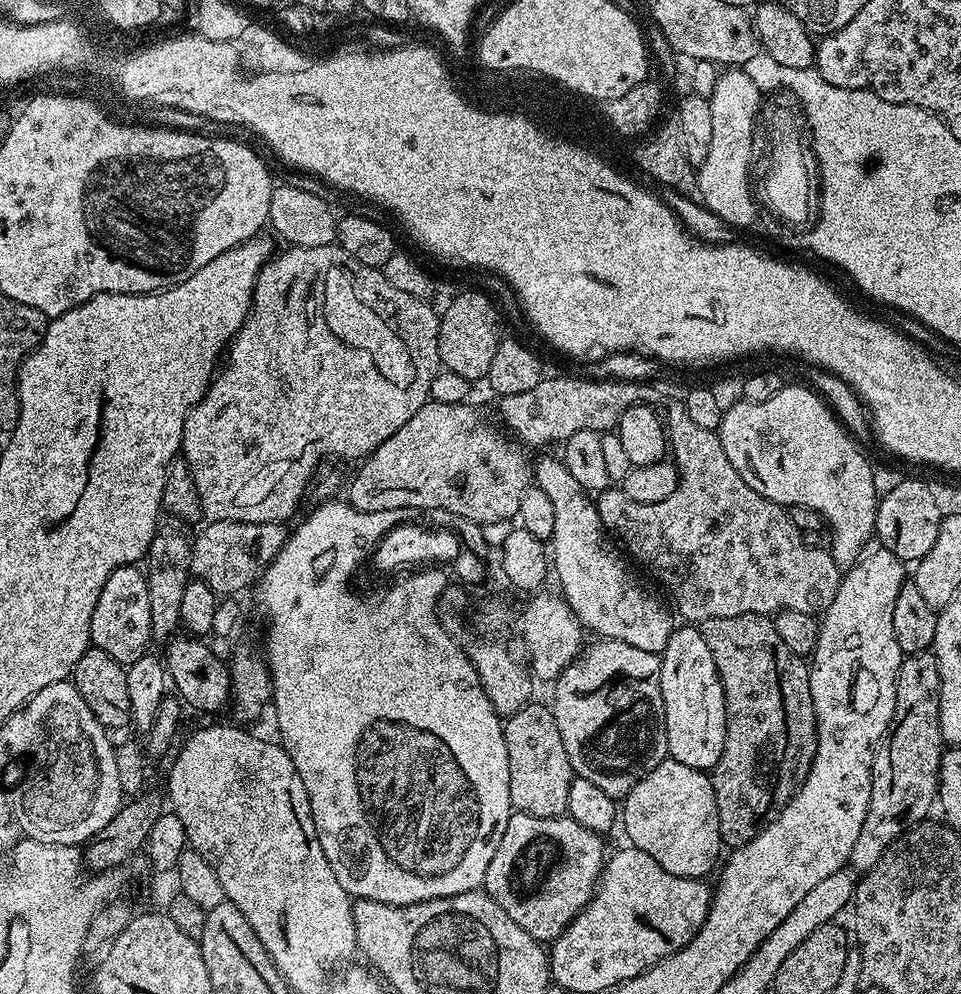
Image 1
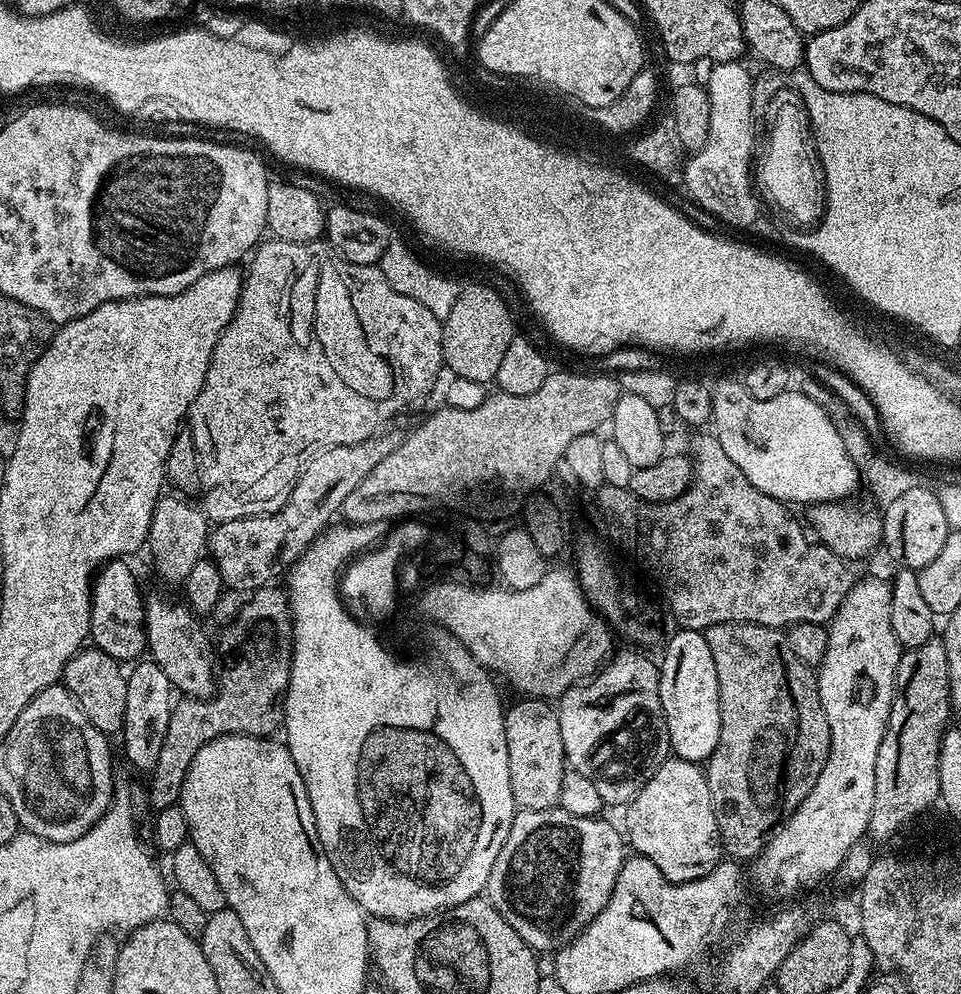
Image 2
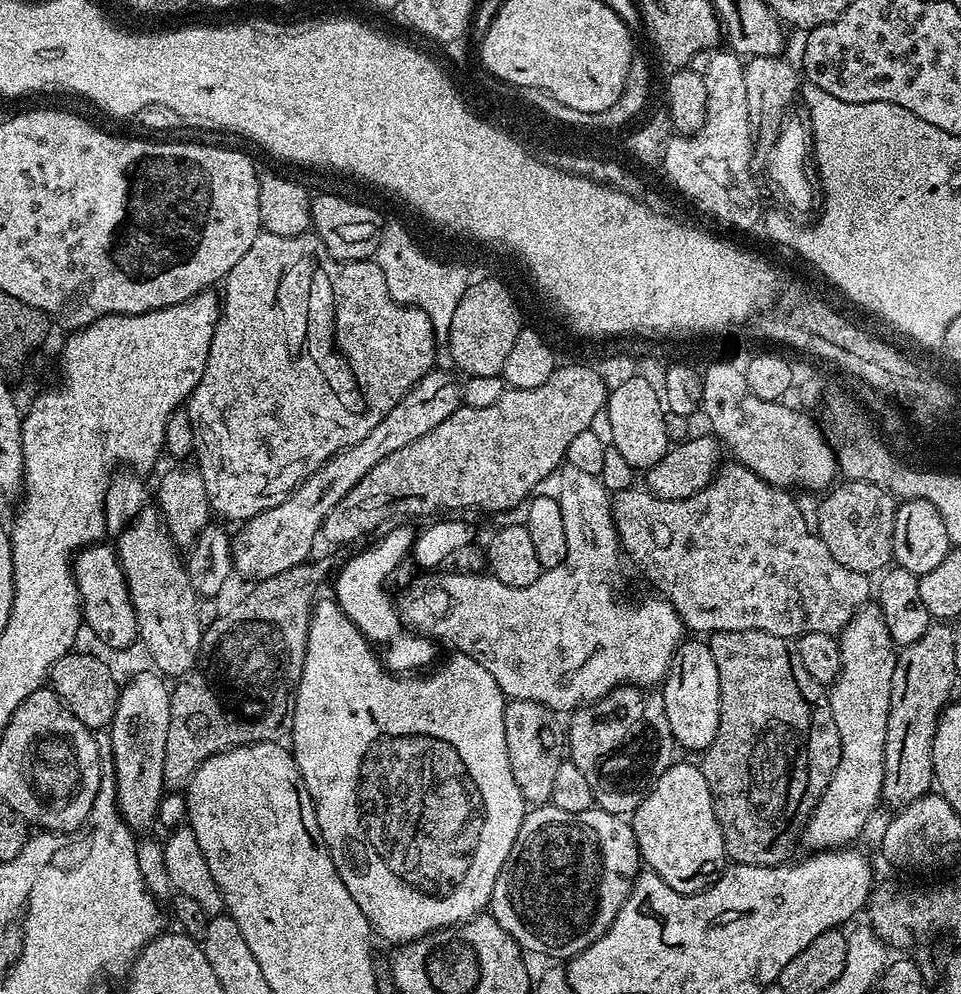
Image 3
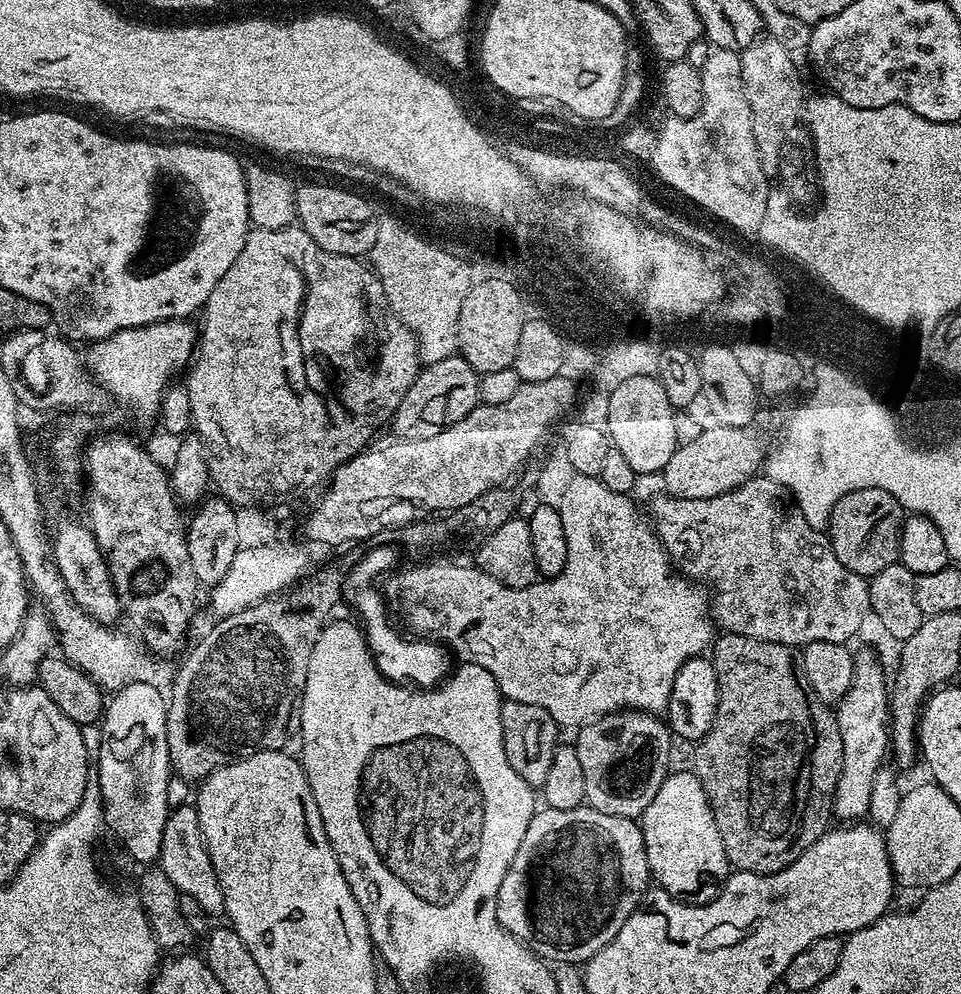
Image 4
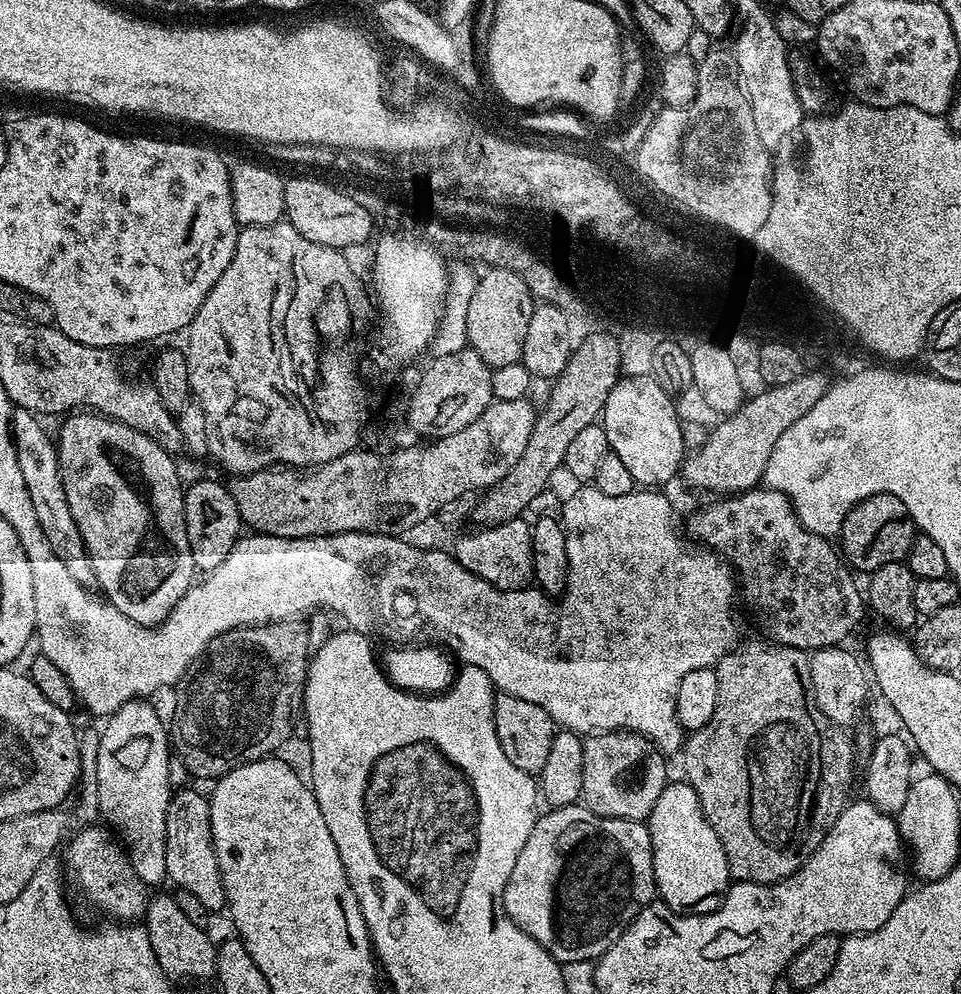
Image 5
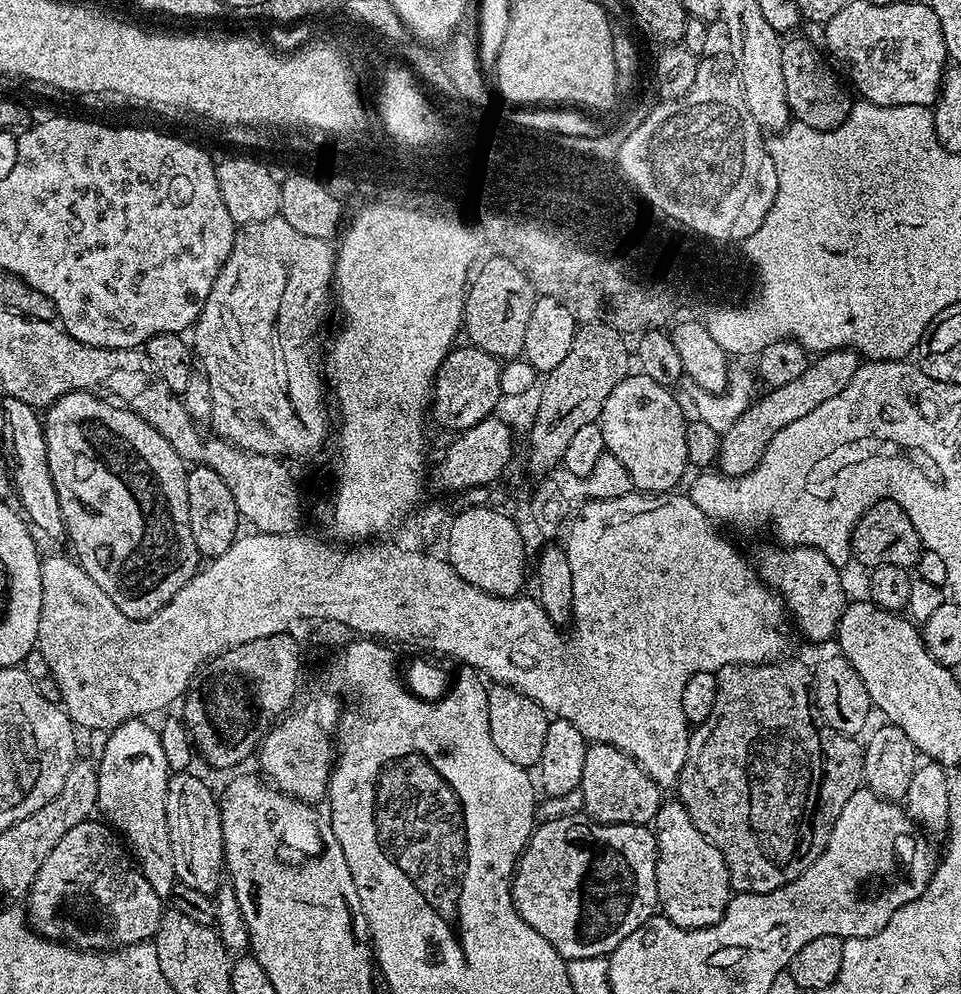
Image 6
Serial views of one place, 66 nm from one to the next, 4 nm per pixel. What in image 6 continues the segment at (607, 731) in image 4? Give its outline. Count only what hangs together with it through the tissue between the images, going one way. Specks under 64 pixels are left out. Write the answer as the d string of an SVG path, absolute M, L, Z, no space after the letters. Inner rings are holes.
M589 743L586 766L582 766L579 792L584 799L583 811L599 824L651 825L662 803L662 789L644 773L632 756L609 744Z

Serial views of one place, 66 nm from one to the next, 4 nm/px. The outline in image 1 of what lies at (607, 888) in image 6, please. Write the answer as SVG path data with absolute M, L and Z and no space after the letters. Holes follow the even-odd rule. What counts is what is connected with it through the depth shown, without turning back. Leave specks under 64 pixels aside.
M513 811L506 834L486 866L483 891L498 902L530 938L541 942L557 940L566 926L591 902L604 868L606 851L601 833L578 826L565 814L558 818L534 818Z

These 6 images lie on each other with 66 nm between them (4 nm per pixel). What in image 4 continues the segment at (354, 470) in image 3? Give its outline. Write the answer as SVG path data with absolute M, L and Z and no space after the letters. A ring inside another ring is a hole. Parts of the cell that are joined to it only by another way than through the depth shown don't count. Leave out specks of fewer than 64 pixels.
M459 354L423 365L402 402L398 402L390 428L397 432L397 437L410 440L442 434L442 430L454 426L454 422L462 422L462 418L466 418L466 414L480 403L480 378L481 373L476 372L469 360Z

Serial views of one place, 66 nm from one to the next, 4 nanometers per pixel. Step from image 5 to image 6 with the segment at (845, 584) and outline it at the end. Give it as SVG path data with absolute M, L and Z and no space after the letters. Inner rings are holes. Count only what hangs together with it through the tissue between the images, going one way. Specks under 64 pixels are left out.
M803 546L785 550L783 547L764 548L754 560L761 580L783 598L794 628L808 640L829 640L836 635L836 627L846 607L844 584L840 581L841 569L817 548Z

